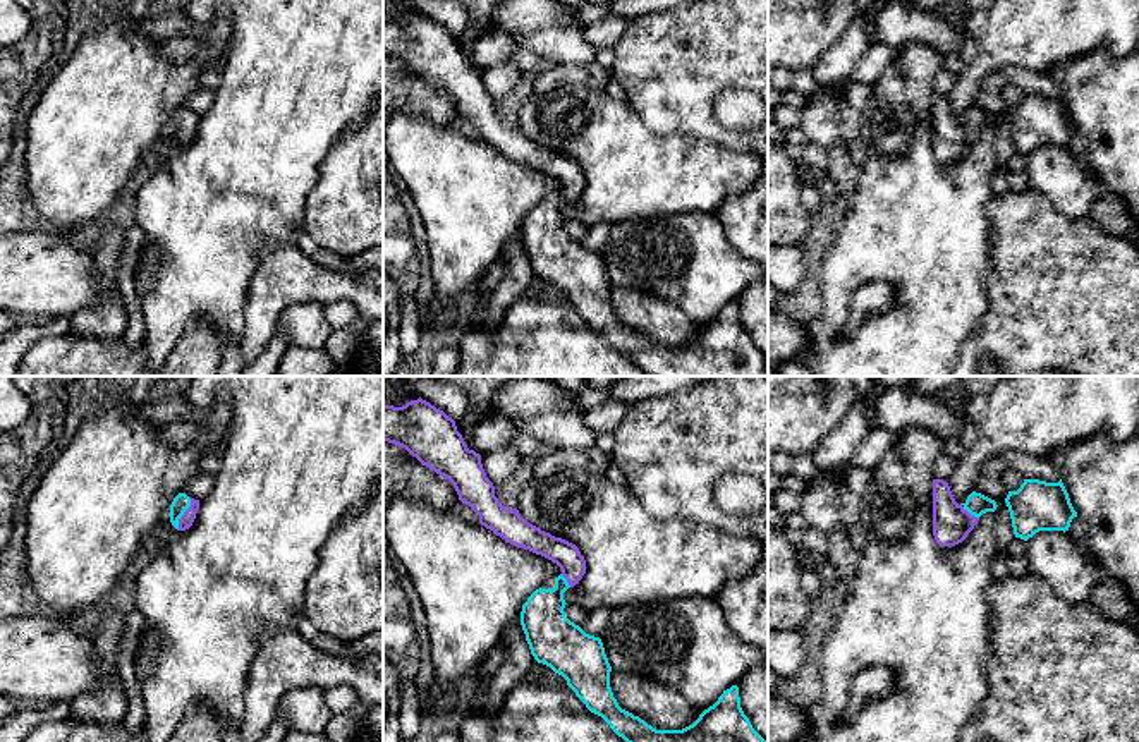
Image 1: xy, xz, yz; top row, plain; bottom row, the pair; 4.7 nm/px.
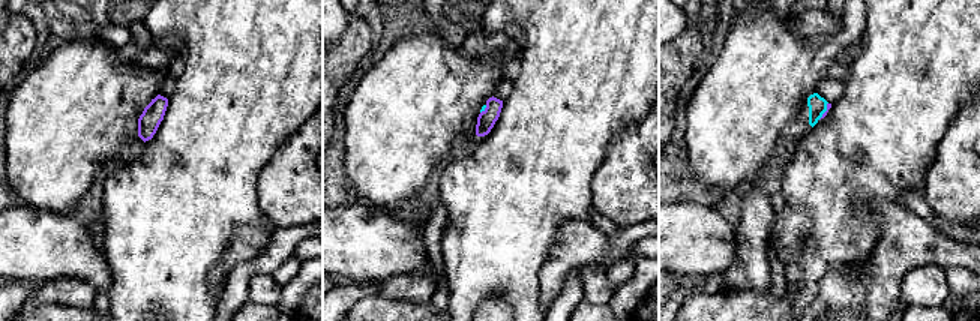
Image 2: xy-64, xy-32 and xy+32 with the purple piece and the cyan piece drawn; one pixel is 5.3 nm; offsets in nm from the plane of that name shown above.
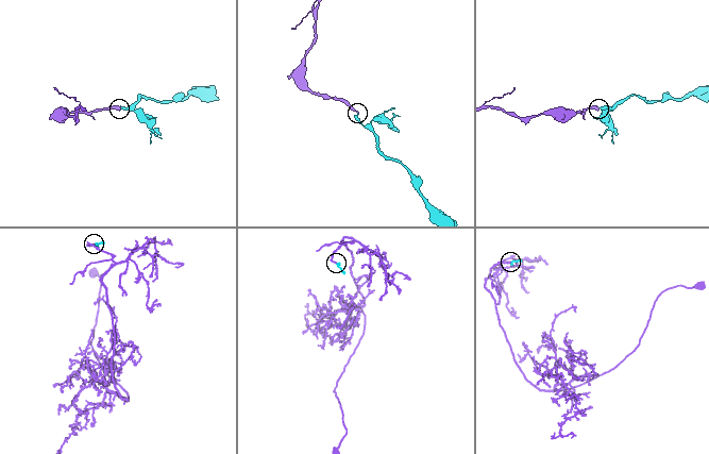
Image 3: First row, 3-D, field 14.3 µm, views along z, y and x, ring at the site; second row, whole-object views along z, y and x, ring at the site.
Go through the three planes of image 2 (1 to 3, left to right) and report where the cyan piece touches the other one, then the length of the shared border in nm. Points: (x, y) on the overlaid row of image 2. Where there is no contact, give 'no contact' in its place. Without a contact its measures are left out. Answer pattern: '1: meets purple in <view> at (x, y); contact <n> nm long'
1: no contact
2: meets purple in xy-32 at (485, 110); contact 60 nm long
3: meets purple in xy+32 at (826, 111); contact 110 nm long

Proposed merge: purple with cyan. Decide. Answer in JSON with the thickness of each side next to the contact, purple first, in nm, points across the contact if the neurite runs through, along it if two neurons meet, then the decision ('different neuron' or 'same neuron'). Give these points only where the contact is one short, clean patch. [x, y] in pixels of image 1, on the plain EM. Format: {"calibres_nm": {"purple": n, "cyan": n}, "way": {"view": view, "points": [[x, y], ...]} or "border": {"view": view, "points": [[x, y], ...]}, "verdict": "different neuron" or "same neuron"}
{"calibres_nm": {"purple": 70, "cyan": 80}, "way": {"view": "xy", "points": [[186, 136], [184, 129], [181, 117]]}, "verdict": "same neuron"}

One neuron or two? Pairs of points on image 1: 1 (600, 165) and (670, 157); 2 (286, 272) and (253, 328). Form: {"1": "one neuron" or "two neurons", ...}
{"1": "one neuron", "2": "one neuron"}

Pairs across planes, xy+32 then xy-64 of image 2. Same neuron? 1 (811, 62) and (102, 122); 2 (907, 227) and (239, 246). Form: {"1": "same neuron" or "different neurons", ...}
{"1": "same neuron", "2": "same neuron"}

